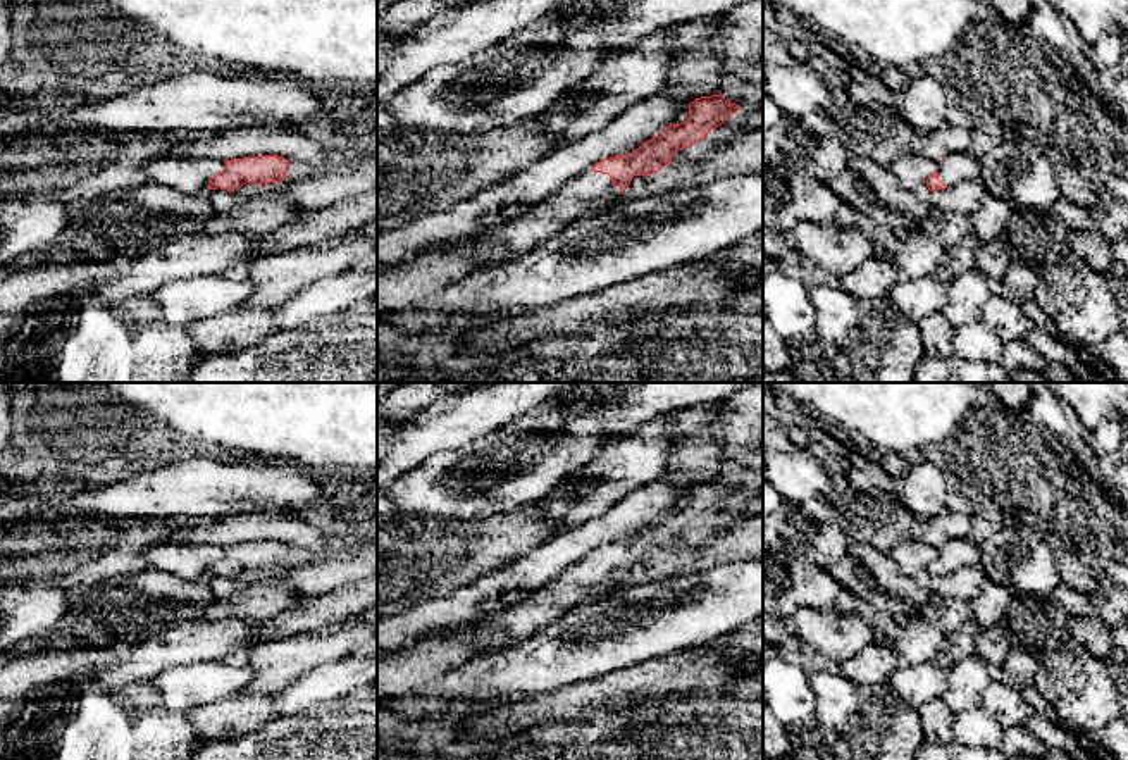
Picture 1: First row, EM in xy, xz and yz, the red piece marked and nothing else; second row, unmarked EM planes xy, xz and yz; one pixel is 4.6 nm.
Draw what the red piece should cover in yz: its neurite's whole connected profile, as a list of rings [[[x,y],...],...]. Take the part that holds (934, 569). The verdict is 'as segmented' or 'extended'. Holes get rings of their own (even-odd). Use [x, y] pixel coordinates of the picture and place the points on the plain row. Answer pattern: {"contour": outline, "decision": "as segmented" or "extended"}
{"contour": [[[947,539],[939,548],[939,555],[927,565],[930,577],[945,576],[961,567],[980,565],[980,543],[970,539]]], "decision": "extended"}

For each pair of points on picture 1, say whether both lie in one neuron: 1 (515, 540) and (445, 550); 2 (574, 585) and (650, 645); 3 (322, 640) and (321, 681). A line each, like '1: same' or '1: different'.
1: same
2: different
3: different

